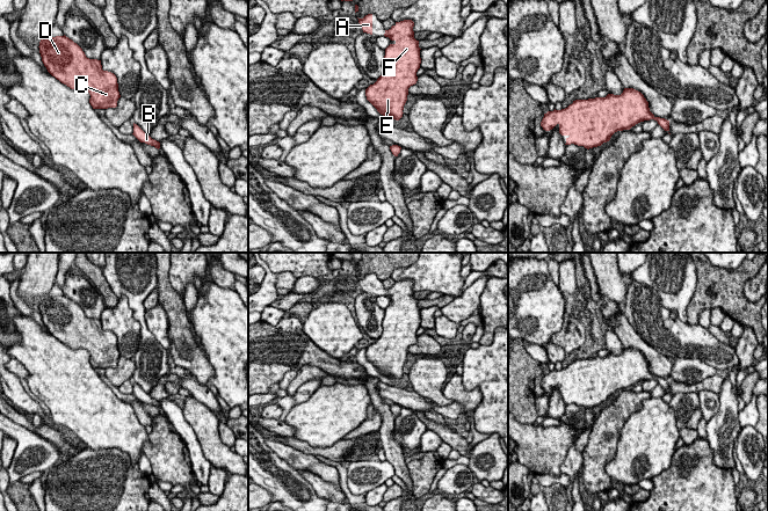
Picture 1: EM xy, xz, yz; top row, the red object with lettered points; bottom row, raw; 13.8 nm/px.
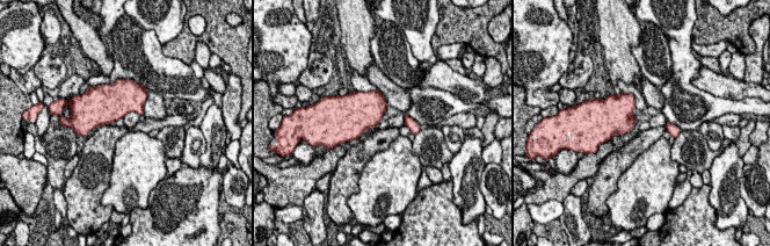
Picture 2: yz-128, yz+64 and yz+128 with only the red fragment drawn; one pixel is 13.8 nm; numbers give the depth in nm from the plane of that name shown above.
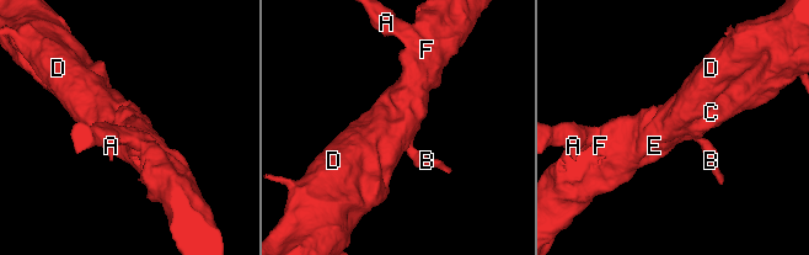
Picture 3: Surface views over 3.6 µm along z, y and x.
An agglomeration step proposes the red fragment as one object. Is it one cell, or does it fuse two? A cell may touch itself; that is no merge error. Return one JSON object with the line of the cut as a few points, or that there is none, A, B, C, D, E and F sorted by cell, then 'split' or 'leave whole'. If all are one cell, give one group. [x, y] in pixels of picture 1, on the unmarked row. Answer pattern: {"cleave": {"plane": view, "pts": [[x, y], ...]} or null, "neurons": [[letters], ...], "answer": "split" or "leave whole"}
{"cleave": null, "neurons": [["A", "B", "C", "D", "E", "F"]], "answer": "leave whole"}

